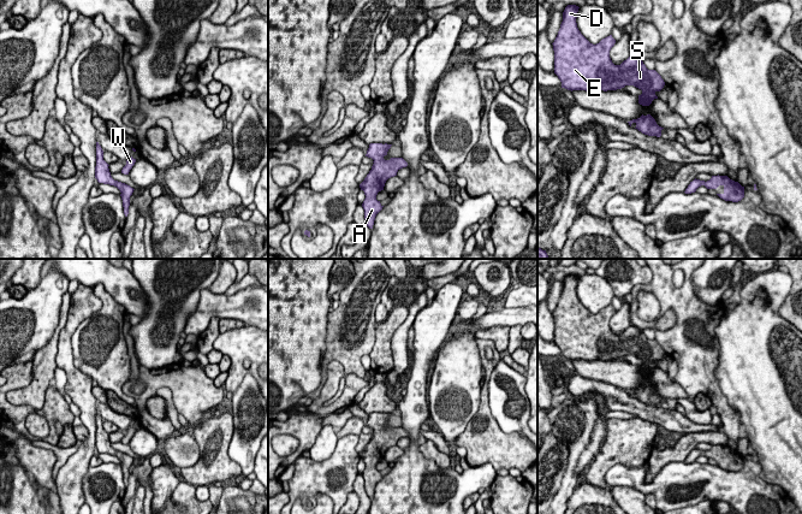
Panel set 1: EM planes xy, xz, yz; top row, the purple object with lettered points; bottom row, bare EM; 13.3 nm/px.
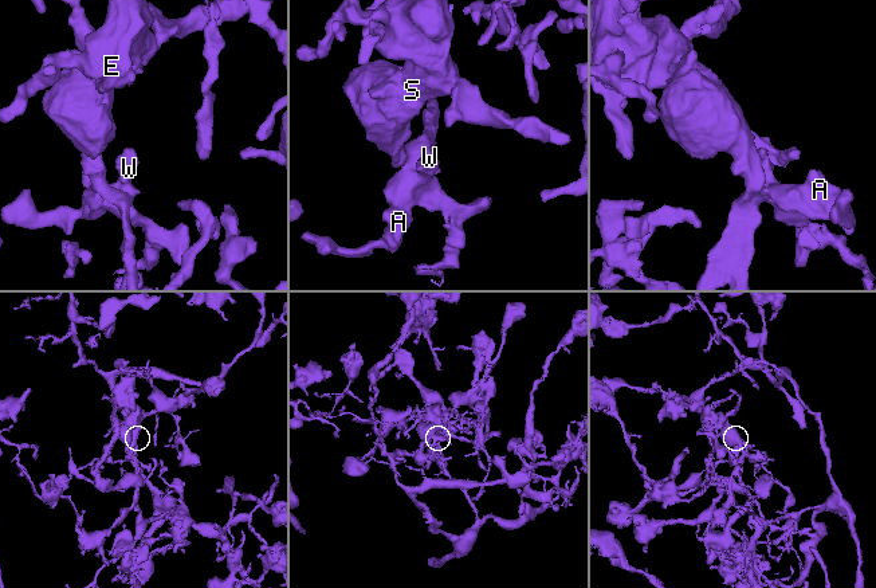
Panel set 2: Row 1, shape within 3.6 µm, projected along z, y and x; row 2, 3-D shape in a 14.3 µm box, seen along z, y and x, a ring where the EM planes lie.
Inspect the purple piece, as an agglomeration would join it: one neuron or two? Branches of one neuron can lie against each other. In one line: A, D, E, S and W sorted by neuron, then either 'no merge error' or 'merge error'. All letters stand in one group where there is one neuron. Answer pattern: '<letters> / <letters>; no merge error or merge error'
A D E S W; no merge error

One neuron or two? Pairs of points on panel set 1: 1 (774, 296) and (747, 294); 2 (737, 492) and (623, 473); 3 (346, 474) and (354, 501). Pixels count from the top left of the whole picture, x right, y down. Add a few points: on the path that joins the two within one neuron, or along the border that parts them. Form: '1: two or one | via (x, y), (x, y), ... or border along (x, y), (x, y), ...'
1: one | via (768, 289), (764, 284), (754, 287)
2: one | via (708, 478), (652, 486)
3: two | border along (352, 491), (345, 501)

